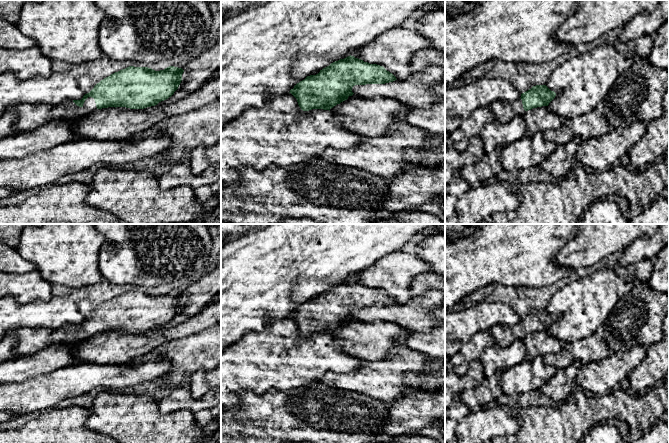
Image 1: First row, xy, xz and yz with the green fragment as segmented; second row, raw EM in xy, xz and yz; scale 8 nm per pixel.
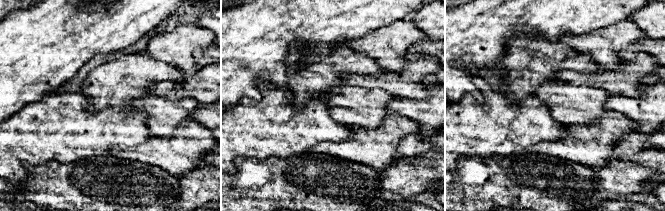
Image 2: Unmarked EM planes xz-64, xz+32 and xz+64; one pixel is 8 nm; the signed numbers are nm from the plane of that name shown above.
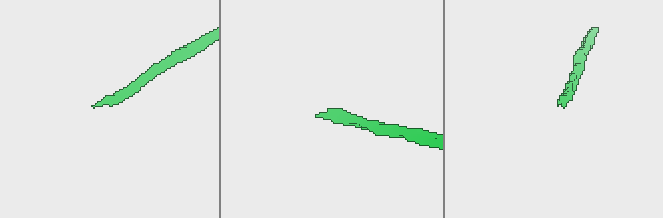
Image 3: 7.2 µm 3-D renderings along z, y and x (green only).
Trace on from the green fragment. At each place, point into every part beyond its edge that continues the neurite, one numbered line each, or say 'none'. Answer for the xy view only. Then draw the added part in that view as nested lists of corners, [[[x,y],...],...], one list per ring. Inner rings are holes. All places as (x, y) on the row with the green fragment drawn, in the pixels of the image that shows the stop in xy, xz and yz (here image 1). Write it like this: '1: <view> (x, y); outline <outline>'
1: xy (27, 116); outline [[[73,100],[58,105],[22,103],[10,106],[5,113],[7,112],[15,115],[14,130],[17,133],[29,132],[55,120],[74,121],[86,114],[86,111]]]

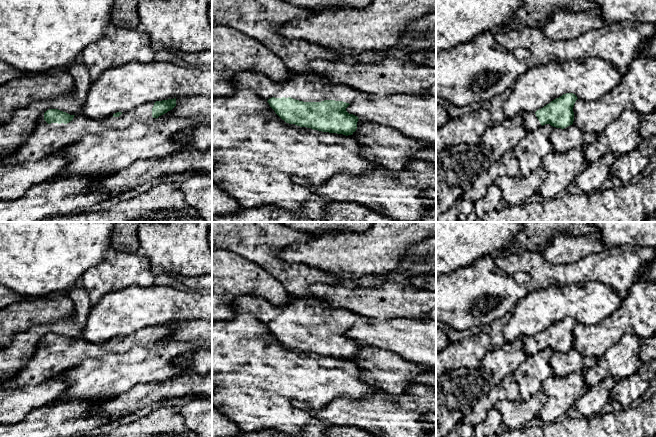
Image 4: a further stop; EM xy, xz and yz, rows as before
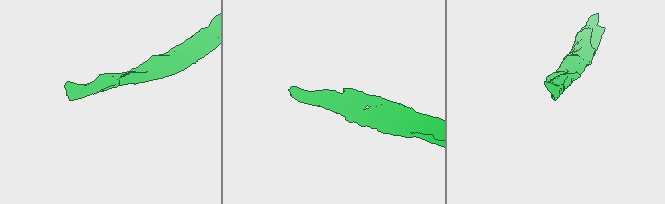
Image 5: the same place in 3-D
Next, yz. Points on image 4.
1: yz (530, 122); outline [[[523,112],[521,114],[523,118],[523,126],[527,130],[527,132],[536,130],[542,126],[538,118],[536,117],[535,112]]]

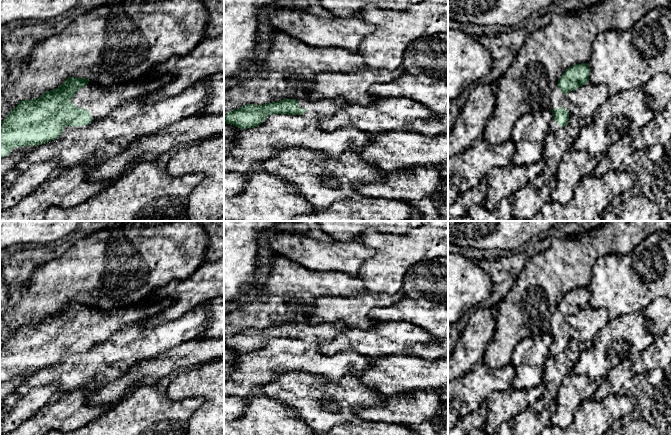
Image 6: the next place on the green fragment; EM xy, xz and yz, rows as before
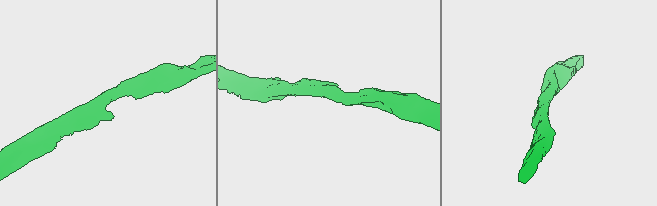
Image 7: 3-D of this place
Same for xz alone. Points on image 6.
1: xz (320, 109); outline [[[320,99],[320,100],[298,100],[298,106],[307,111],[302,113],[302,117],[309,120],[319,121],[321,119],[331,118],[335,112],[348,102],[345,99]]]

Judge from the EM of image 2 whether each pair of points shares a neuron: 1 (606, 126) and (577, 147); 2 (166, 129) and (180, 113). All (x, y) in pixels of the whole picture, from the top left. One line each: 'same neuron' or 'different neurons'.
1: same neuron
2: same neuron

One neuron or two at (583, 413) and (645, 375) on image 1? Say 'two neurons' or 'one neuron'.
two neurons

